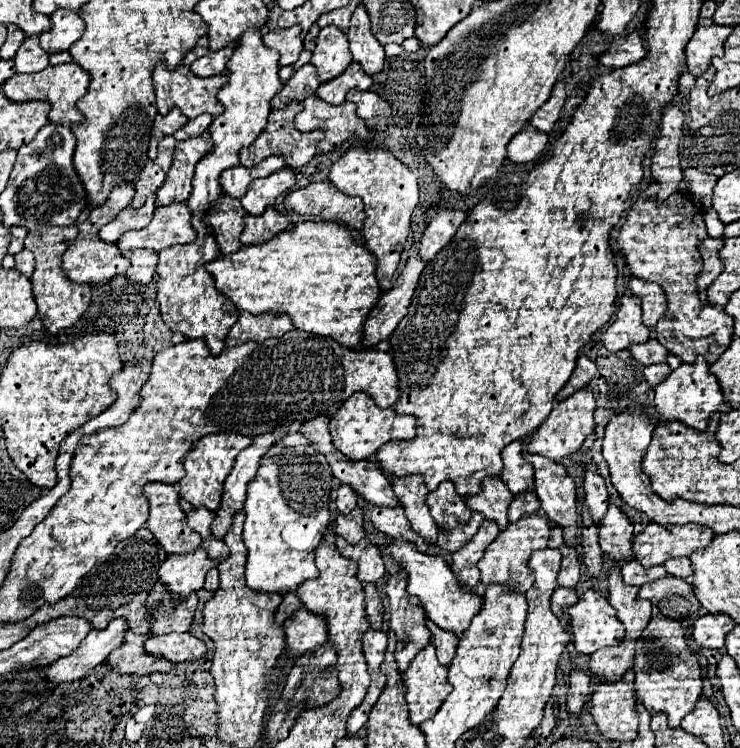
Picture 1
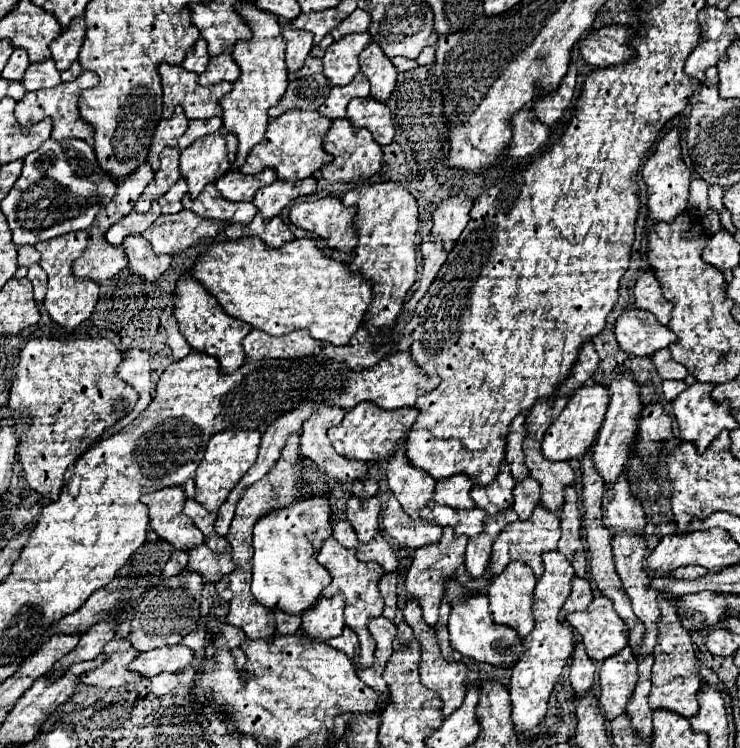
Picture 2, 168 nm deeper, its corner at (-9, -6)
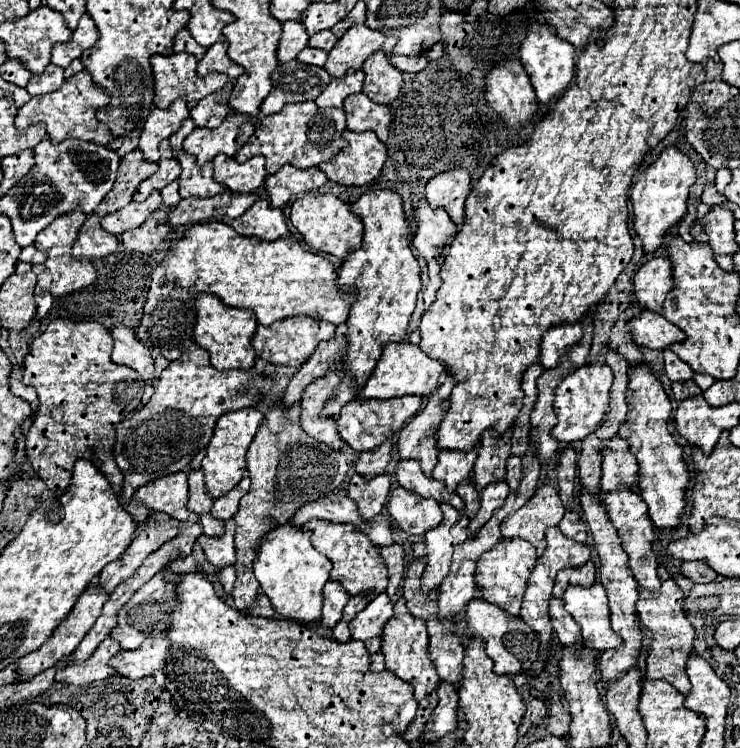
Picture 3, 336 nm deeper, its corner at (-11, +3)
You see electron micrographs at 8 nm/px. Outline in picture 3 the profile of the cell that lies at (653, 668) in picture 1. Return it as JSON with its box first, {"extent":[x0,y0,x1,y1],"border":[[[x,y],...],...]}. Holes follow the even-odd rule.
{"extent":[636,566,694,696],"border":[[[658,566],[658,576],[662,580],[660,590],[650,592],[650,590],[640,588],[640,598],[636,602],[640,624],[652,632],[652,642],[650,642],[650,650],[646,656],[646,678],[648,680],[662,678],[686,696],[690,690],[690,682],[686,676],[686,660],[688,660],[688,654],[692,654],[694,628],[692,628],[690,620],[686,618],[684,608],[682,608],[682,604],[684,604],[682,590],[670,578],[670,574],[666,572],[664,566]]]}

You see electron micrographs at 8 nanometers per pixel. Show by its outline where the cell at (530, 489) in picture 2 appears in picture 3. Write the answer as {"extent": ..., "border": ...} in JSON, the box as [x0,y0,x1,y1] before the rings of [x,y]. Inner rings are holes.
{"extent":[506,456,522,490],"border":[[[510,456],[508,458],[508,466],[506,466],[506,482],[512,490],[518,488],[520,484],[520,474],[522,474],[522,464],[518,456]]]}

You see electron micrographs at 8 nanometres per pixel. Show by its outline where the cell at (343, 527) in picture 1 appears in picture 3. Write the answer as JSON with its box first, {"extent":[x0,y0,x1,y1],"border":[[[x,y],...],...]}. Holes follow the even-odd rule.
{"extent":[348,474,392,520],"border":[[[354,474],[350,478],[348,496],[358,504],[364,520],[370,520],[382,512],[388,492],[390,492],[390,484],[392,480],[388,474],[380,474],[370,480],[364,480],[364,476],[360,474]]]}

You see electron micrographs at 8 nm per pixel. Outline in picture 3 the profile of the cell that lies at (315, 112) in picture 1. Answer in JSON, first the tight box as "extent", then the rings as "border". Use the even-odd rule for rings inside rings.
{"extent":[318,132,386,186],"border":[[[350,132],[342,134],[344,146],[330,160],[318,166],[330,182],[342,186],[364,186],[380,176],[386,162],[386,146],[374,132]]]}

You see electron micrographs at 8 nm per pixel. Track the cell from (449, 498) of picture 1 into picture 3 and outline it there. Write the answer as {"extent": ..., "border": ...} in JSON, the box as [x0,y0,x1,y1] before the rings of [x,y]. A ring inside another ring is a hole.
{"extent":[432,450,478,492],"border":[[[442,450],[438,454],[438,464],[432,470],[432,476],[436,480],[444,480],[448,492],[454,492],[456,486],[466,480],[472,474],[474,460],[478,456],[478,450]]]}

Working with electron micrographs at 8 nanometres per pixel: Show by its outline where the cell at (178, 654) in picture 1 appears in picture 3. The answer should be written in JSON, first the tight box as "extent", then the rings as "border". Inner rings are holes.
{"extent":[110,636,170,680],"border":[[[166,636],[146,638],[140,648],[136,650],[120,650],[112,660],[110,666],[116,670],[118,676],[126,676],[130,680],[150,676],[152,672],[164,668],[170,656],[170,640]]]}

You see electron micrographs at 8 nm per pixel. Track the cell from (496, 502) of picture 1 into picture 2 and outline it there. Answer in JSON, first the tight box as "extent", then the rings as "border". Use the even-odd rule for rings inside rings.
{"extent":[470,461,514,517],"border":[[[506,461],[502,463],[500,467],[500,473],[498,477],[494,479],[494,483],[490,485],[476,485],[470,495],[476,503],[476,507],[484,509],[490,517],[494,515],[500,515],[504,509],[510,509],[512,503],[514,503],[514,497],[512,497],[512,491],[514,491],[514,477],[510,475],[510,467],[506,467]]]}

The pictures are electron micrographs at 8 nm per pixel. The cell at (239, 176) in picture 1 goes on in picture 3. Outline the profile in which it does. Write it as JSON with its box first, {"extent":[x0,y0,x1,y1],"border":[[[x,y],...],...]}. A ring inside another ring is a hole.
{"extent":[214,154,266,192],"border":[[[226,154],[214,156],[214,180],[232,192],[254,192],[266,178],[264,158],[254,156],[244,164],[238,164]]]}

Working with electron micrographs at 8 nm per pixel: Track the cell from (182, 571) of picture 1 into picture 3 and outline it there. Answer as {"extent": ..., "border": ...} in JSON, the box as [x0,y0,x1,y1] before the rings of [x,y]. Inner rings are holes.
{"extent":[198,520,236,568],"border":[[[230,520],[224,522],[224,534],[218,538],[210,538],[206,534],[202,534],[198,538],[198,544],[202,546],[206,558],[210,564],[214,564],[216,568],[224,568],[224,566],[234,566],[234,532],[236,532],[236,524]]]}

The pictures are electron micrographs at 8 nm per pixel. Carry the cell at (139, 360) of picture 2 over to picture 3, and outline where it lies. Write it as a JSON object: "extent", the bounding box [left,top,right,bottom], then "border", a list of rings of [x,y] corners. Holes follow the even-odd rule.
{"extent":[110,324,154,384],"border":[[[122,324],[112,326],[110,334],[114,338],[112,360],[116,364],[130,366],[142,378],[146,378],[146,384],[152,384],[152,380],[154,380],[154,358],[152,358],[150,348],[146,348],[142,342],[138,342],[134,332]]]}

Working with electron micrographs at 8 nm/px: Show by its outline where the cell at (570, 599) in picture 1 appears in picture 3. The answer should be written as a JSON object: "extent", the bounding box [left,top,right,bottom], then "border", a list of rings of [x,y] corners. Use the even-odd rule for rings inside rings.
{"extent":[556,562,596,586],"border":[[[586,562],[584,566],[578,568],[564,568],[560,576],[556,576],[558,580],[566,580],[570,586],[592,586],[596,582],[596,568],[592,562]]]}

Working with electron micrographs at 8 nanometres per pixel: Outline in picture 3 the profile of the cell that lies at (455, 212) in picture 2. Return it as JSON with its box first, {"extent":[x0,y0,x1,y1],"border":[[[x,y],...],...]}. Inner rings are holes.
{"extent":[426,168,472,224],"border":[[[454,168],[436,174],[426,184],[426,198],[432,208],[444,208],[454,224],[464,222],[464,202],[472,190],[470,174],[466,168]]]}

